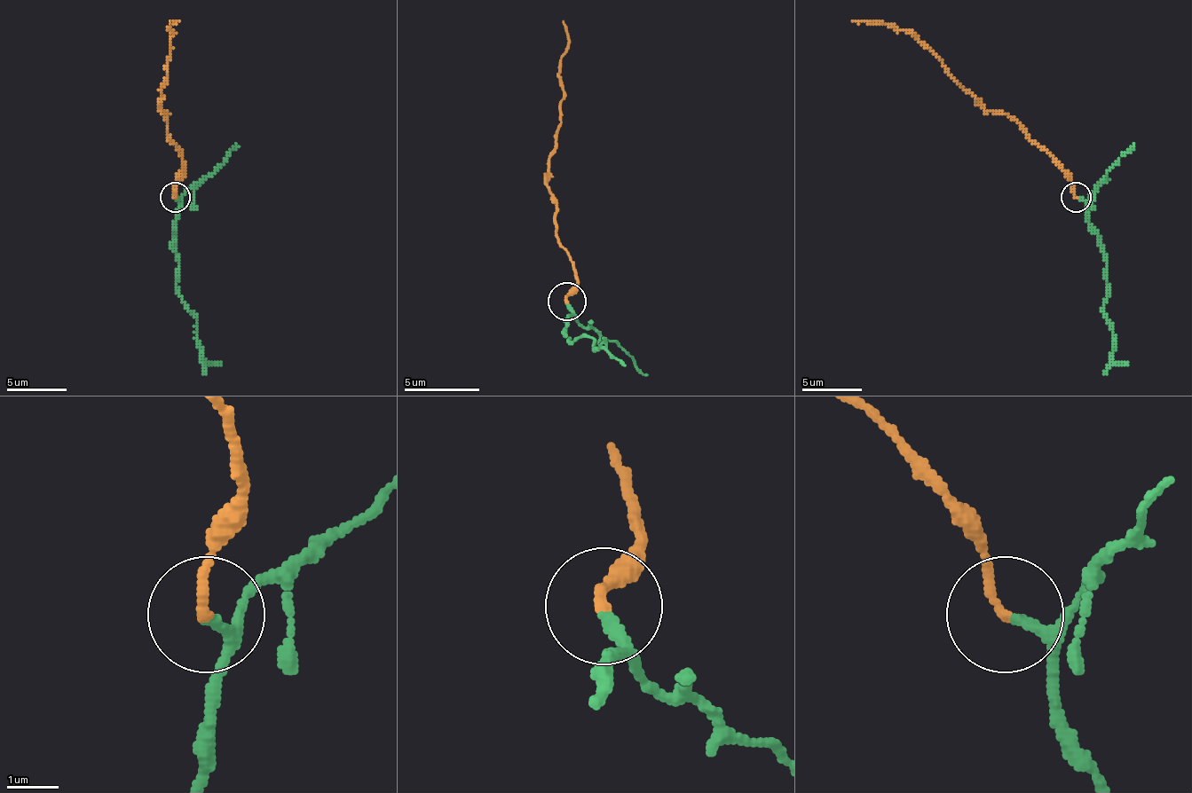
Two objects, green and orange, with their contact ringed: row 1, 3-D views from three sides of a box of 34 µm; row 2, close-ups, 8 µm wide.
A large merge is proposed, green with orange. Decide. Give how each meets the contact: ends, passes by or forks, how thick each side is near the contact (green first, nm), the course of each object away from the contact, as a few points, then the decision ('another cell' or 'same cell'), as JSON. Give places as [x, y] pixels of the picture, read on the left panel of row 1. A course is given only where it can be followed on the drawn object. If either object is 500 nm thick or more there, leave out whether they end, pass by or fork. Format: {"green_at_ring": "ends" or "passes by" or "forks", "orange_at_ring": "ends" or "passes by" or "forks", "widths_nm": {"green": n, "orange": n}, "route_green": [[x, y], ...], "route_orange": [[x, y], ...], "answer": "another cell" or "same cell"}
{"green_at_ring": "passes by", "orange_at_ring": "ends", "widths_nm": {"green": 150, "orange": 190}, "route_green": [[176, 198], [179, 203], [176, 290], [197, 320], [200, 353], [209, 362], [221, 365]], "route_orange": [[176, 198], [182, 153], [167, 131], [167, 120], [161, 111], [173, 33], [169, 24], [176, 20], [173, 20]], "answer": "same cell"}

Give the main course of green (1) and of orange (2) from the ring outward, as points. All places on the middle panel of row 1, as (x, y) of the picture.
1: (568, 302), (572, 313), (568, 317), (572, 340), (568, 340), (594, 340), (598, 348), (609, 351), (624, 366)
2: (568, 302), (575, 264), (556, 238), (556, 223), (548, 189), (564, 90), (560, 57), (568, 45), (564, 19)

